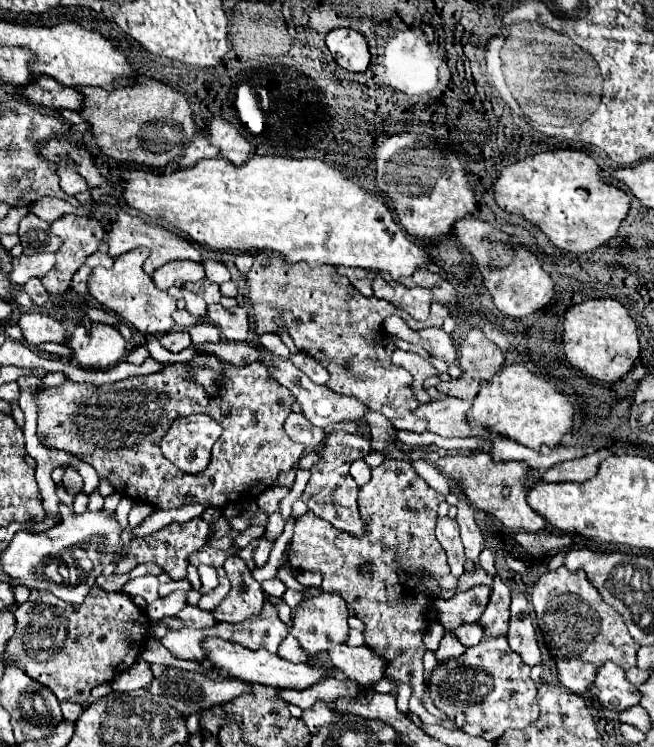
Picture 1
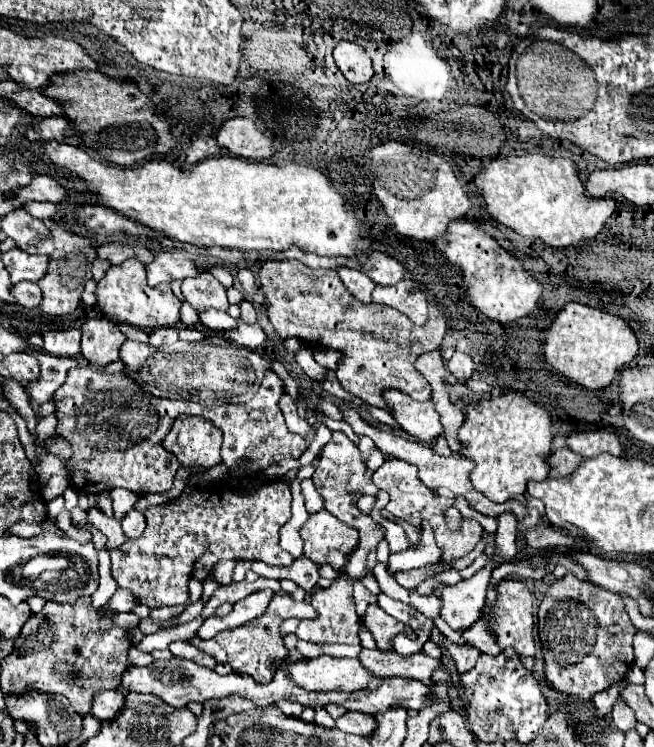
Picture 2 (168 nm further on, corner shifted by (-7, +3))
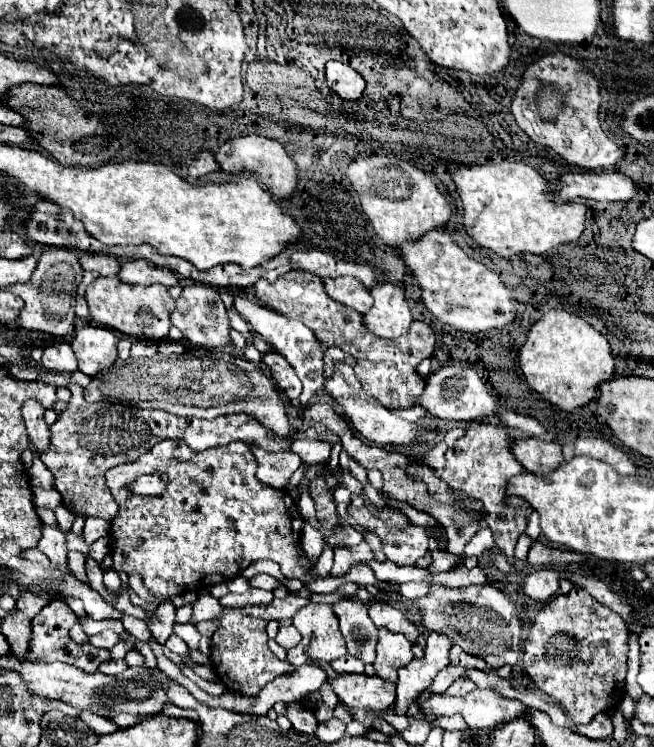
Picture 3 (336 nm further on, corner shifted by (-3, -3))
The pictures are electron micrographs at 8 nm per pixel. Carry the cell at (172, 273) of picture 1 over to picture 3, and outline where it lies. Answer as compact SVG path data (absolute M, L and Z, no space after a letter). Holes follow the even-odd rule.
M127 260L127 262L123 262L119 278L127 284L141 284L141 286L151 286L155 282L165 284L165 286L177 286L179 284L179 278L175 276L173 270L153 266L147 260Z

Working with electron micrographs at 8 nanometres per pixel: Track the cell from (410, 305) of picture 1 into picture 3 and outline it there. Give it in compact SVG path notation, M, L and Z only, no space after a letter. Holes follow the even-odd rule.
M375 284L371 296L373 308L363 316L365 326L381 338L399 338L407 334L413 318L403 290L393 284Z

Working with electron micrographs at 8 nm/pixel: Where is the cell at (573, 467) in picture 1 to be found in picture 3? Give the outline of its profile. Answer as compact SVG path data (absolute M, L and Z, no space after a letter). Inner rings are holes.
M521 438L511 444L515 458L525 466L527 472L549 474L565 462L563 448L557 442L545 442L539 438Z

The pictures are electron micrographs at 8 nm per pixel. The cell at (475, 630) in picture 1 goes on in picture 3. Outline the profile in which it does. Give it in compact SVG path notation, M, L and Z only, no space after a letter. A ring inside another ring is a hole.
M459 678L455 680L449 688L447 688L447 694L449 696L465 696L467 692L471 692L475 688L475 684L469 680L469 678Z

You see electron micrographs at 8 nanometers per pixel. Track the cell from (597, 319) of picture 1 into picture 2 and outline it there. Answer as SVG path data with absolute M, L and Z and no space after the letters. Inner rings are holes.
M567 302L557 312L553 324L545 330L543 354L551 364L551 370L587 390L609 386L615 376L619 376L621 368L637 356L637 352L637 338L625 320L577 302Z

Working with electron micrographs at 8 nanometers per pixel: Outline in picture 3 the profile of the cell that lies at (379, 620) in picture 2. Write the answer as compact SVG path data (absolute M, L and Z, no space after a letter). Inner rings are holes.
M379 628L379 642L377 642L377 658L373 662L377 676L387 682L397 682L397 670L413 660L411 642L387 628Z

